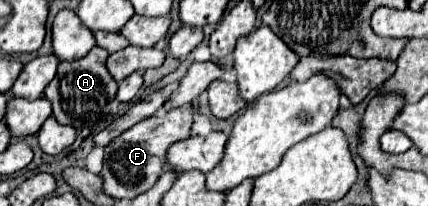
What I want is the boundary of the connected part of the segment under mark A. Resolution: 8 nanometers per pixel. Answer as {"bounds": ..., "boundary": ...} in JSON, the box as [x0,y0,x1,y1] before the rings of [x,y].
{"bounds":[45,48,117,128],"boundary":[[[103,48],[89,50],[87,56],[73,62],[61,62],[57,68],[55,78],[45,88],[45,98],[53,106],[53,116],[59,120],[59,124],[69,124],[73,128],[83,126],[97,126],[99,122],[107,120],[113,108],[117,108],[117,82],[111,78],[111,74],[105,68],[105,58],[109,54]]]}

